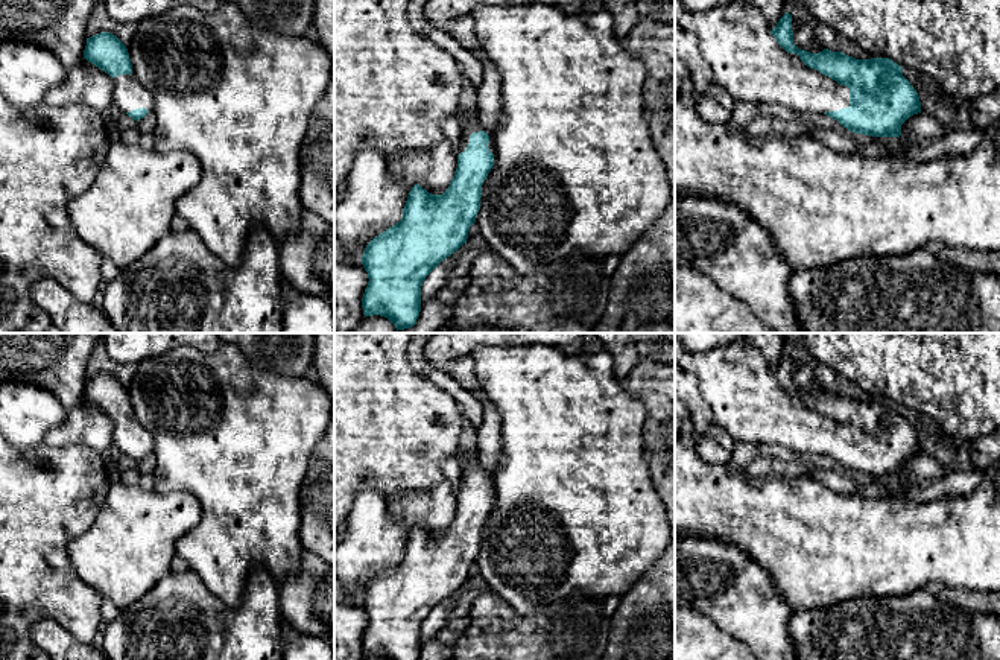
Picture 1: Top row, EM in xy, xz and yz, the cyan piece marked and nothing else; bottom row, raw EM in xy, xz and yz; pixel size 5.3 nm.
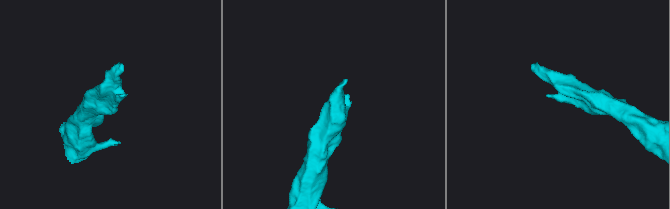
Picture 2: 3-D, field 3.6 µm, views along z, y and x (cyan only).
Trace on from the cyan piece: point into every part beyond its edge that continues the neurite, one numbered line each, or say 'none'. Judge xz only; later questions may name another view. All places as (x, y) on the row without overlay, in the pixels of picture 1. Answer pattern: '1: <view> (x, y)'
1: xz (471, 464)

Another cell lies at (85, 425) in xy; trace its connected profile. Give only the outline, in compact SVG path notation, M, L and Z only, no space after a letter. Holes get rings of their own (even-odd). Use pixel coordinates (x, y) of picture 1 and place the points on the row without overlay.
M85 398L67 412L65 421L49 430L44 443L53 447L85 446L108 458L114 418Z

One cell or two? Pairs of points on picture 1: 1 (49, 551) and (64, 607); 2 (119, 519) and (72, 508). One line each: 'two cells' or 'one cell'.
1: one cell
2: two cells

